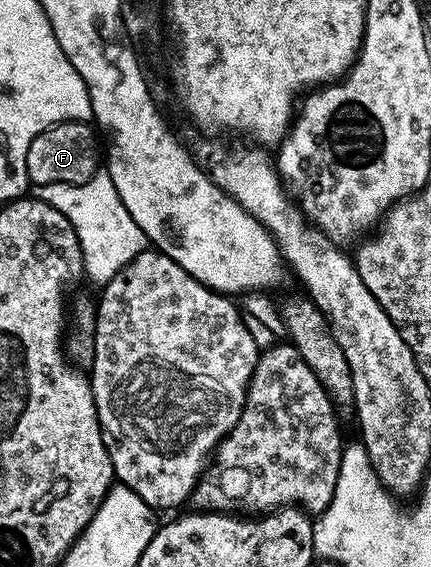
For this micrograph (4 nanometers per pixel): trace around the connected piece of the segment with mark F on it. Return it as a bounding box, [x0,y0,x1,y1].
[25,120,101,186]

